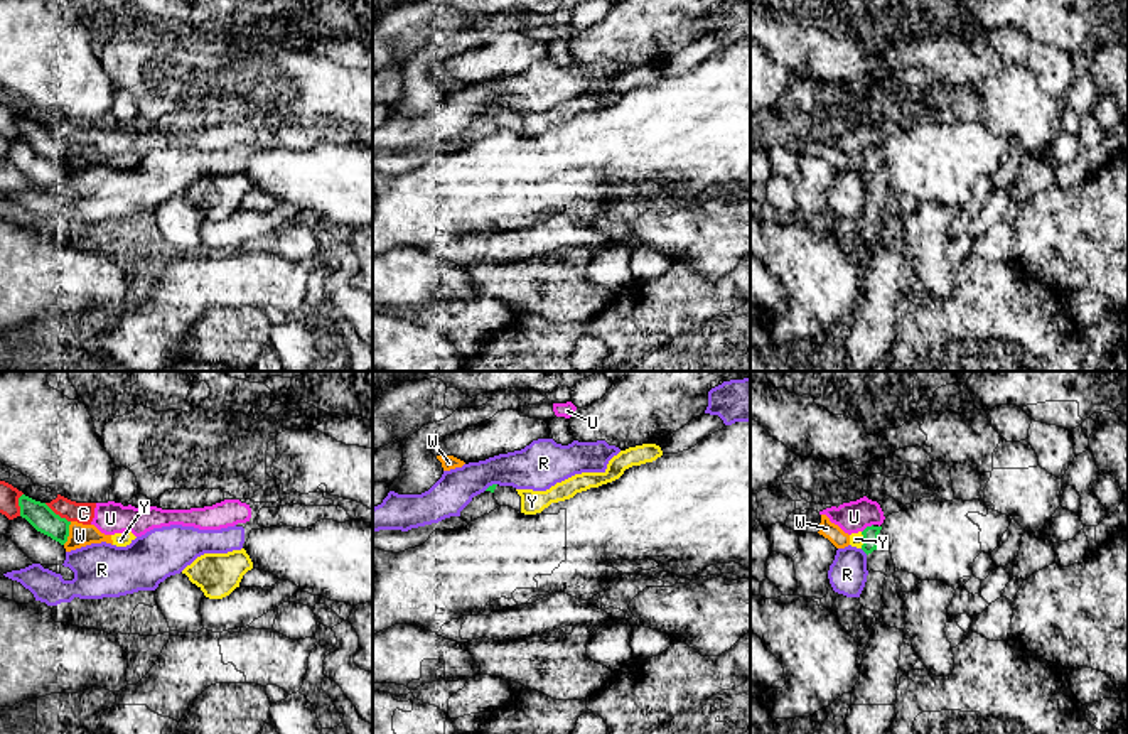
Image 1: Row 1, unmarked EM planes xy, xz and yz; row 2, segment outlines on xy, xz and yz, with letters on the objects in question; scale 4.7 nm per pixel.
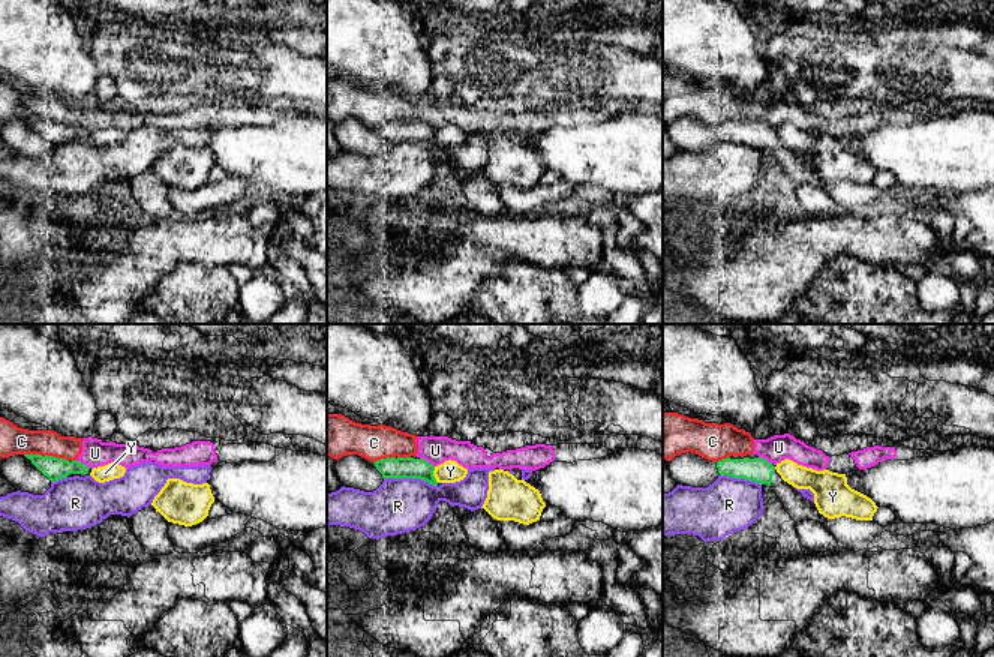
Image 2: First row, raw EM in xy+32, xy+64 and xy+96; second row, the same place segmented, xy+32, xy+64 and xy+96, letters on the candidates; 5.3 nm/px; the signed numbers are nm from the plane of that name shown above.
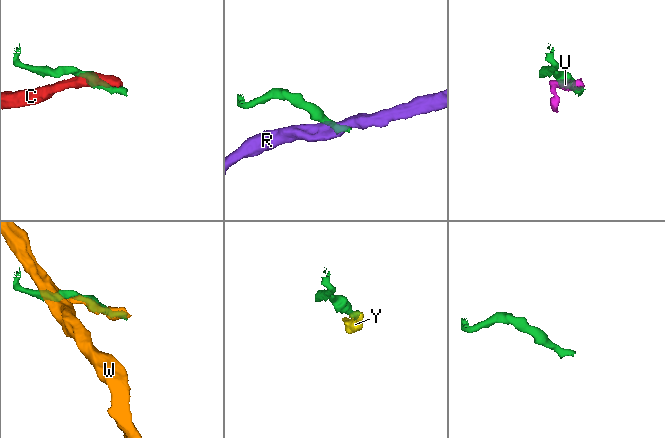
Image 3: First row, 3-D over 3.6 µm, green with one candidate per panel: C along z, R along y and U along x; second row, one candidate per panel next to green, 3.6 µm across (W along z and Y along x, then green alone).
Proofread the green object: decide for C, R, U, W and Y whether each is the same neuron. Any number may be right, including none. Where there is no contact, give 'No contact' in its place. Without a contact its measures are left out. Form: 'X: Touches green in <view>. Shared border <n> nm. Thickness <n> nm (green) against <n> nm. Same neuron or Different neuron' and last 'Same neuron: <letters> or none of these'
C: Touches green in xy. Shared border 160 nm. Thickness 120 nm (green) against 100 nm. Different neuron
R: Touches green in yz. Shared border 50 nm. Thickness 80 nm (green) against 180 nm. Different neuron
U: Touches green in yz. Shared border 70 nm. Thickness 80 nm (green) against 150 nm. Different neuron
W: Touches green in xy. Shared border 120 nm. Thickness 120 nm (green) against 110 nm. Different neuron
Y: Touches green in yz. Shared border 80 nm. Thickness 80 nm (green) against 60 nm. Different neuron
Same neuron: none of these

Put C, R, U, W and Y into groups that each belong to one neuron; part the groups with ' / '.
C U / R / W Y

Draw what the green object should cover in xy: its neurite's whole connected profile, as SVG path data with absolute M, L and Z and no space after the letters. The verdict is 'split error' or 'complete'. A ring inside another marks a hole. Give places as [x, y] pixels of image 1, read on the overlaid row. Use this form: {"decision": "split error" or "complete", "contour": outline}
{"decision": "complete", "contour": "M22 494L19 498L19 506L20 516L25 518L37 532L51 537L61 545L67 542L71 521L56 515L46 503Z"}

